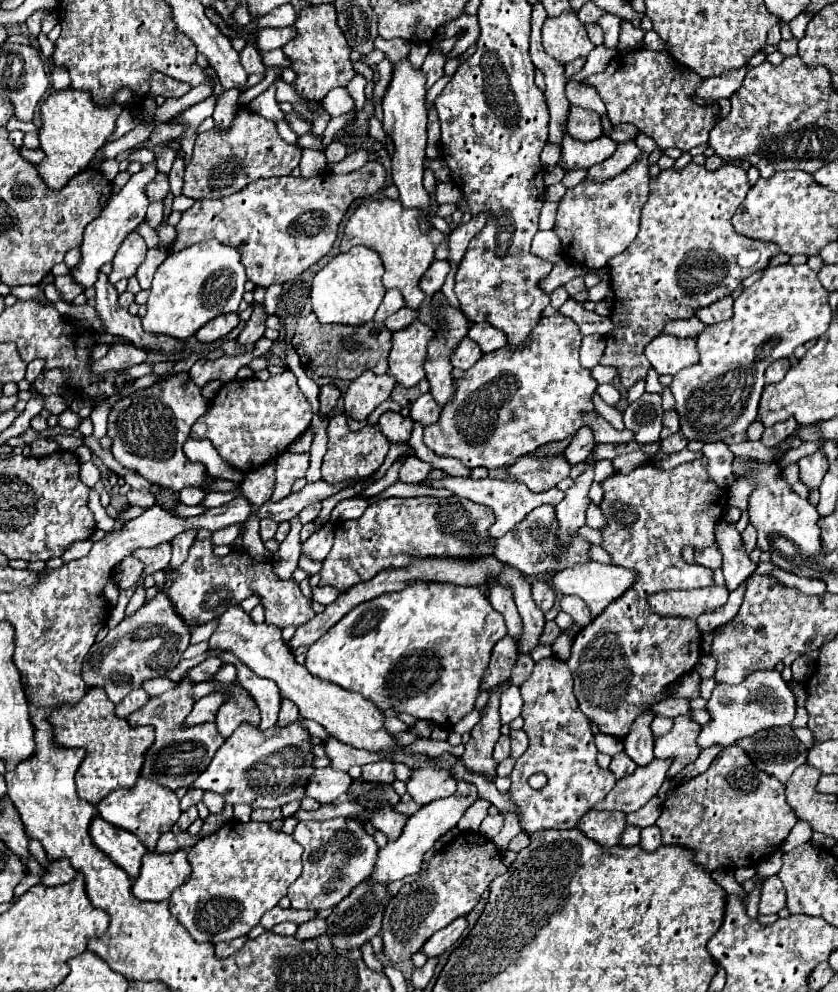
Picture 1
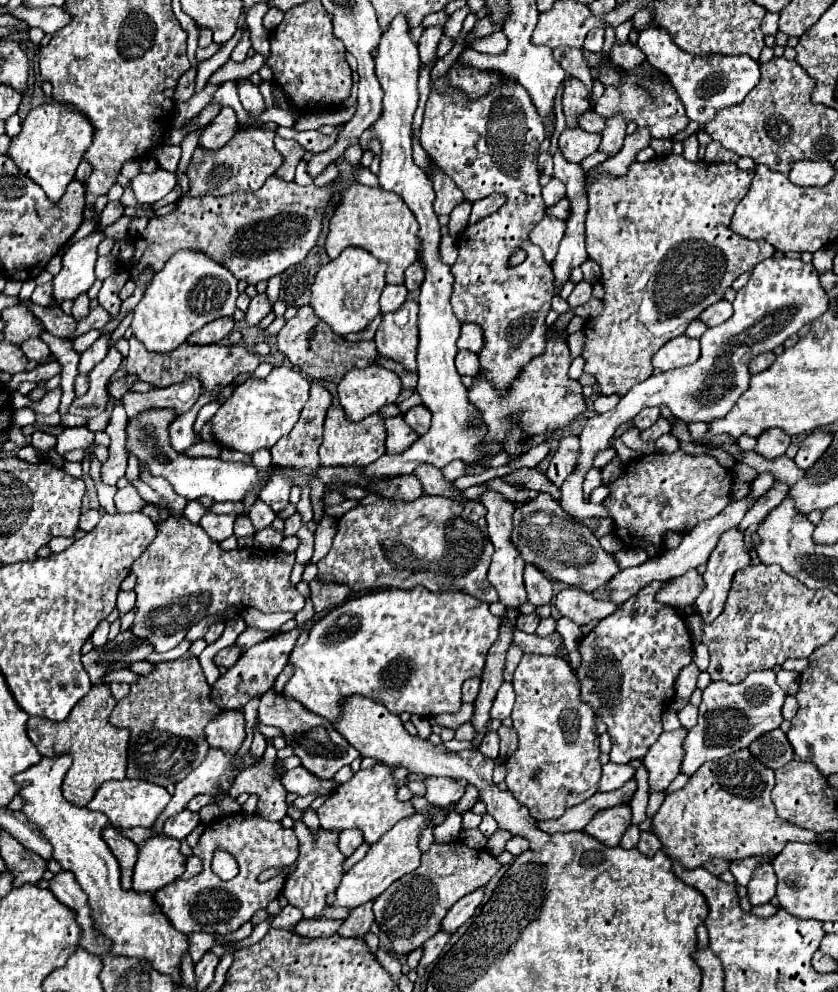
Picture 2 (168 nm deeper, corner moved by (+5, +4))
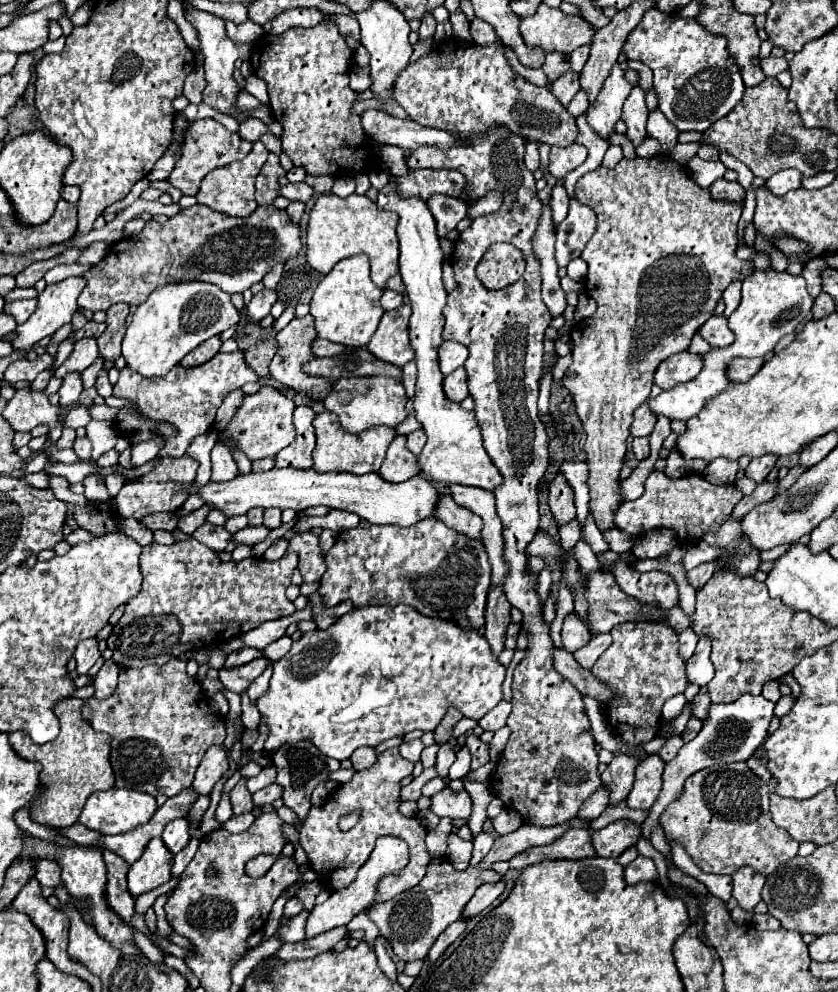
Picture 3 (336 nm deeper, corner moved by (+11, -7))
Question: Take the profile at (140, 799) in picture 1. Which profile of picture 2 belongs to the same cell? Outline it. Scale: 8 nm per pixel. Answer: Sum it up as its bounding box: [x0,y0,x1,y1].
[86,780,170,828]

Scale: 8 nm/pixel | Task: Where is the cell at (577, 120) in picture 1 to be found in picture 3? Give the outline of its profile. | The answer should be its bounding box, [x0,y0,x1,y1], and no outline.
[550,71,580,107]

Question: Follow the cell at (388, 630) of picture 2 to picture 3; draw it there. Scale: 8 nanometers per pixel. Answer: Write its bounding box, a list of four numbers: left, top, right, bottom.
[256,605,506,761]

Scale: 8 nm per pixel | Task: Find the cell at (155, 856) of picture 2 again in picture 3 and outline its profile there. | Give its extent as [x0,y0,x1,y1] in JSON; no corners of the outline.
[128,837,174,897]

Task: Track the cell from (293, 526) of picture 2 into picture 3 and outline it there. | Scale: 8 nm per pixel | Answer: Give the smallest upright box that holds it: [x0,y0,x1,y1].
[264,539,288,559]

